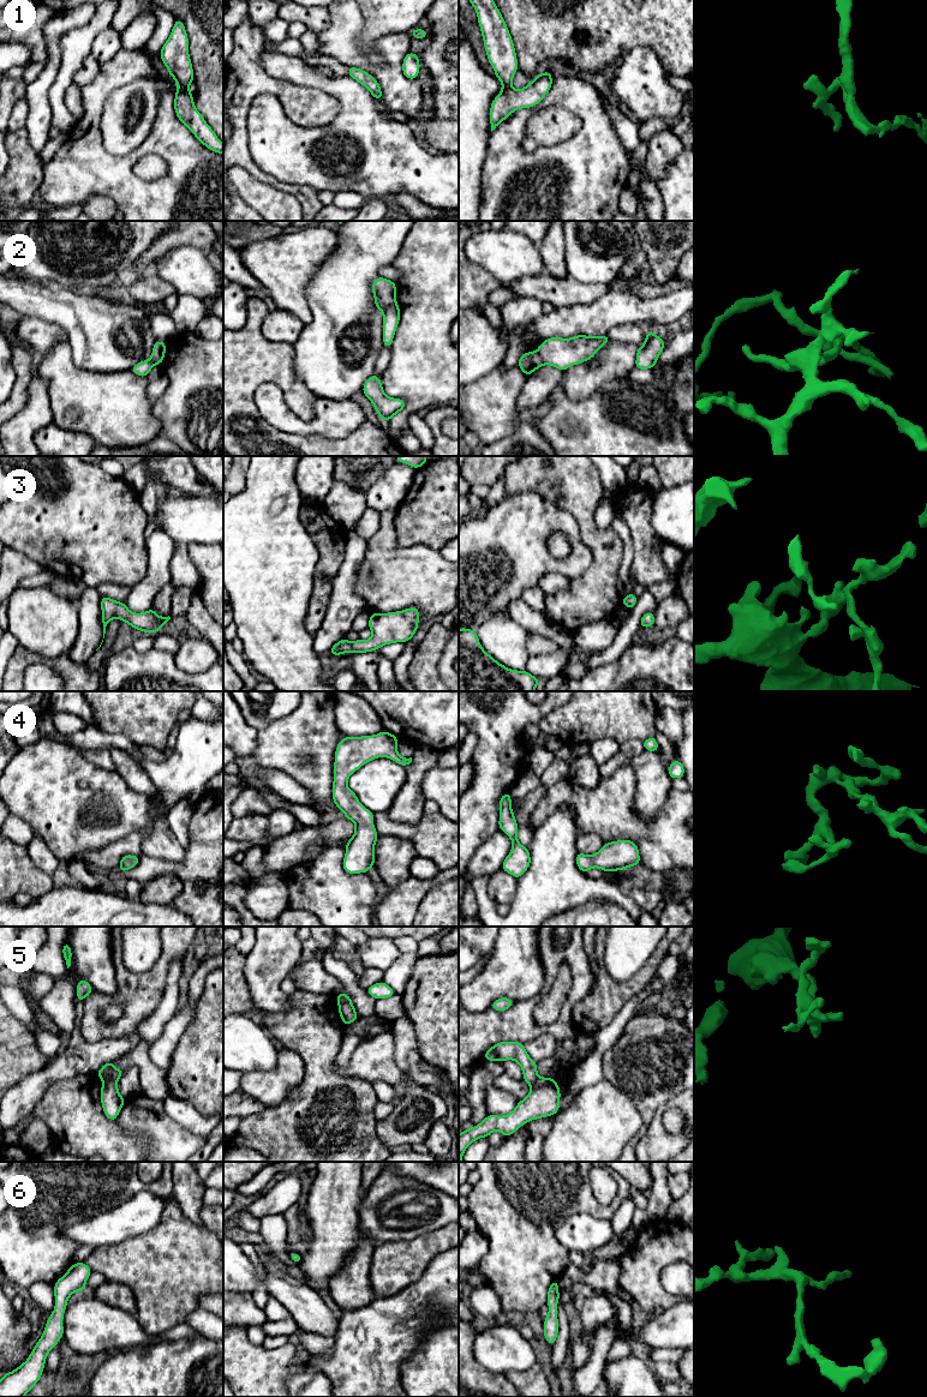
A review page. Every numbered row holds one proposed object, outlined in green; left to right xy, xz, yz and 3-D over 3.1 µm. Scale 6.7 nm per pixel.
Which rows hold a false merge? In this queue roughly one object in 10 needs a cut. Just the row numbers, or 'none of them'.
2, 5

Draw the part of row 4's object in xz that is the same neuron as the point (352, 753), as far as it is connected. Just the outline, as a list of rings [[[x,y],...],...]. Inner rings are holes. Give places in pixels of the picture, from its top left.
[[[383,731],[373,736],[345,737],[335,751],[333,801],[346,819],[355,825],[354,835],[347,841],[342,865],[347,874],[366,874],[375,867],[375,844],[379,837],[373,826],[373,813],[366,809],[357,795],[347,787],[347,779],[363,765],[385,756],[402,767],[412,762],[412,757],[402,757],[396,745],[397,737]]]

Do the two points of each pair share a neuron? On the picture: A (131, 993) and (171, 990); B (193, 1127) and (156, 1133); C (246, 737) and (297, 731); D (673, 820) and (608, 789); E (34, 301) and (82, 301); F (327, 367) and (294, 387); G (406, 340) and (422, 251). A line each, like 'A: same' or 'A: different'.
A: different
B: different
C: different
D: same
E: same
F: different
G: same

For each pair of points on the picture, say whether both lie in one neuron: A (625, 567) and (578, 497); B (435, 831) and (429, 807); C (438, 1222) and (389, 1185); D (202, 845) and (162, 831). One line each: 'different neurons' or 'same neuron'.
A: different neurons
B: different neurons
C: same neuron
D: different neurons

